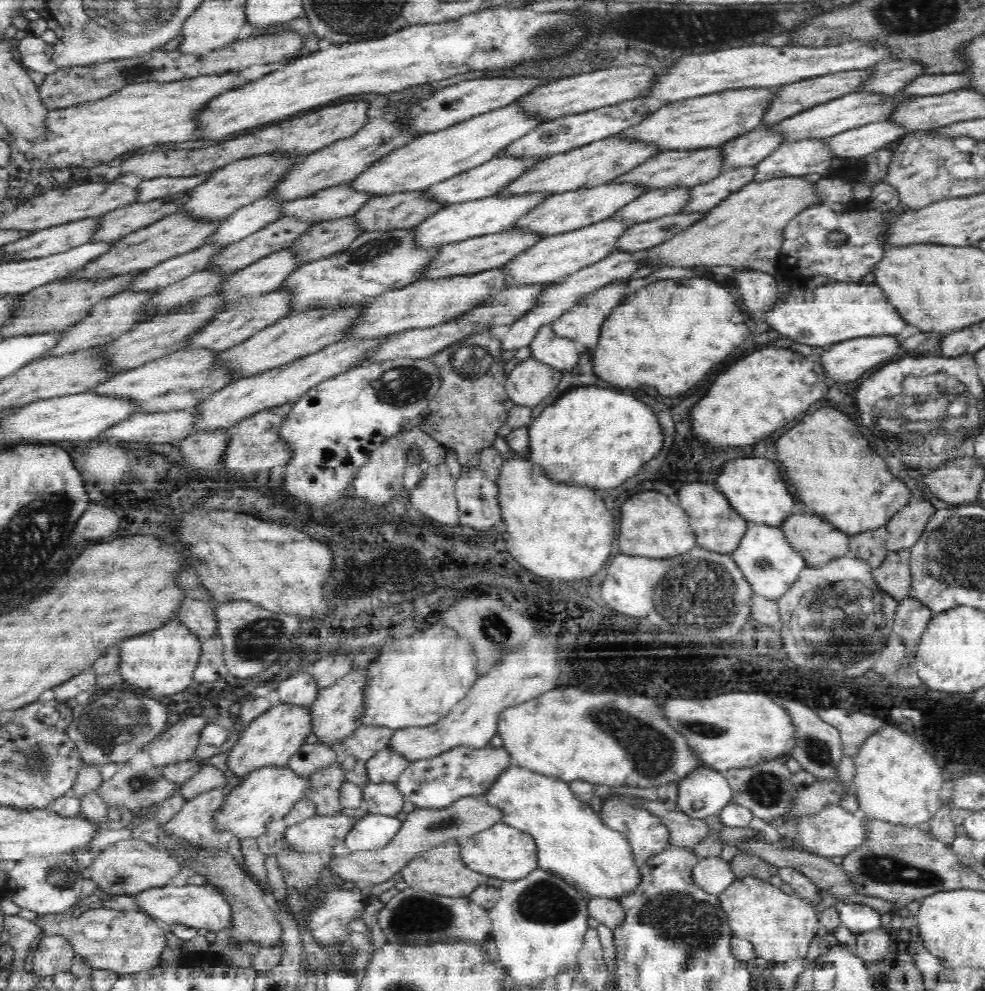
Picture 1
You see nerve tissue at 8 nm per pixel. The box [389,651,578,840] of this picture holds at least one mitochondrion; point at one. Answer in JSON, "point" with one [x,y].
{"point":[444,824]}

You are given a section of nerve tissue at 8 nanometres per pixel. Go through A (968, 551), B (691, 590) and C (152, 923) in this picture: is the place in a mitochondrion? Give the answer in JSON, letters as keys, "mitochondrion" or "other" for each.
{"A":"mitochondrion","B":"mitochondrion","C":"other"}

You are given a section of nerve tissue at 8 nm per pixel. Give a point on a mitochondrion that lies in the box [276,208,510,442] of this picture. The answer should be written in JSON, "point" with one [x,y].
{"point":[402,388]}

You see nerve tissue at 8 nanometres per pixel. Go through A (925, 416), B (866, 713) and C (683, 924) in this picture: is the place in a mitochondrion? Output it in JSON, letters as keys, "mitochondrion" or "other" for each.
{"A":"mitochondrion","B":"other","C":"mitochondrion"}

